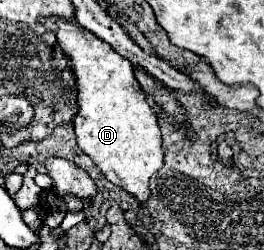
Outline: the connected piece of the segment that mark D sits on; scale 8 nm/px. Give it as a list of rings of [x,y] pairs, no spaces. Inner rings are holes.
[[[58,16],[44,18],[42,22],[48,32],[56,34],[56,42],[68,58],[68,68],[76,78],[78,112],[72,124],[78,148],[94,160],[106,180],[124,188],[140,202],[146,202],[150,196],[148,180],[164,164],[164,150],[156,114],[140,82],[136,82],[132,62],[76,22]]]

